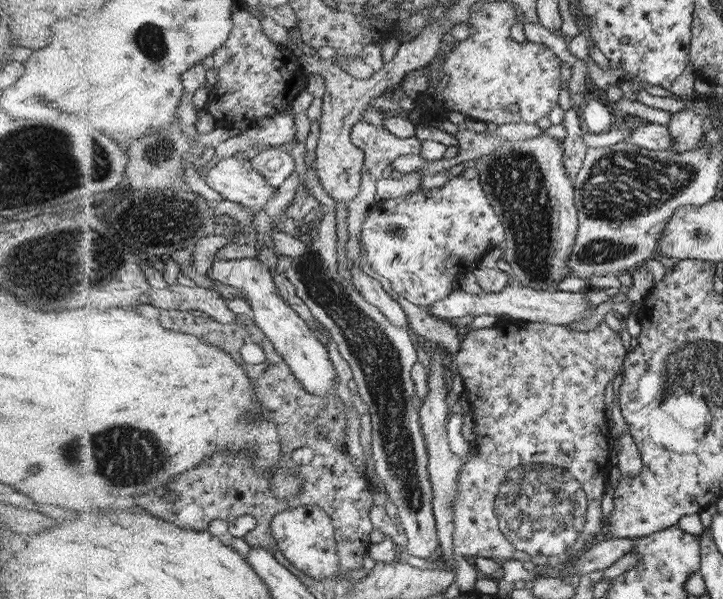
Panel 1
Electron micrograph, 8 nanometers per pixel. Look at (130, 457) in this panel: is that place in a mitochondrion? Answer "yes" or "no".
yes

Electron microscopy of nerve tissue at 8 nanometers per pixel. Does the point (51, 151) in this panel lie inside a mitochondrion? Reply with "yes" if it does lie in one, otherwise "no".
yes

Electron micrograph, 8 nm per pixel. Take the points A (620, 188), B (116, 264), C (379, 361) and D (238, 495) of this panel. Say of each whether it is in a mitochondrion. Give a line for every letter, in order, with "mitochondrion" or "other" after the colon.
A: mitochondrion
B: mitochondrion
C: mitochondrion
D: other

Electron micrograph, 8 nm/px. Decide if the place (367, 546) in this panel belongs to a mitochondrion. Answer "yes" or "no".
no

